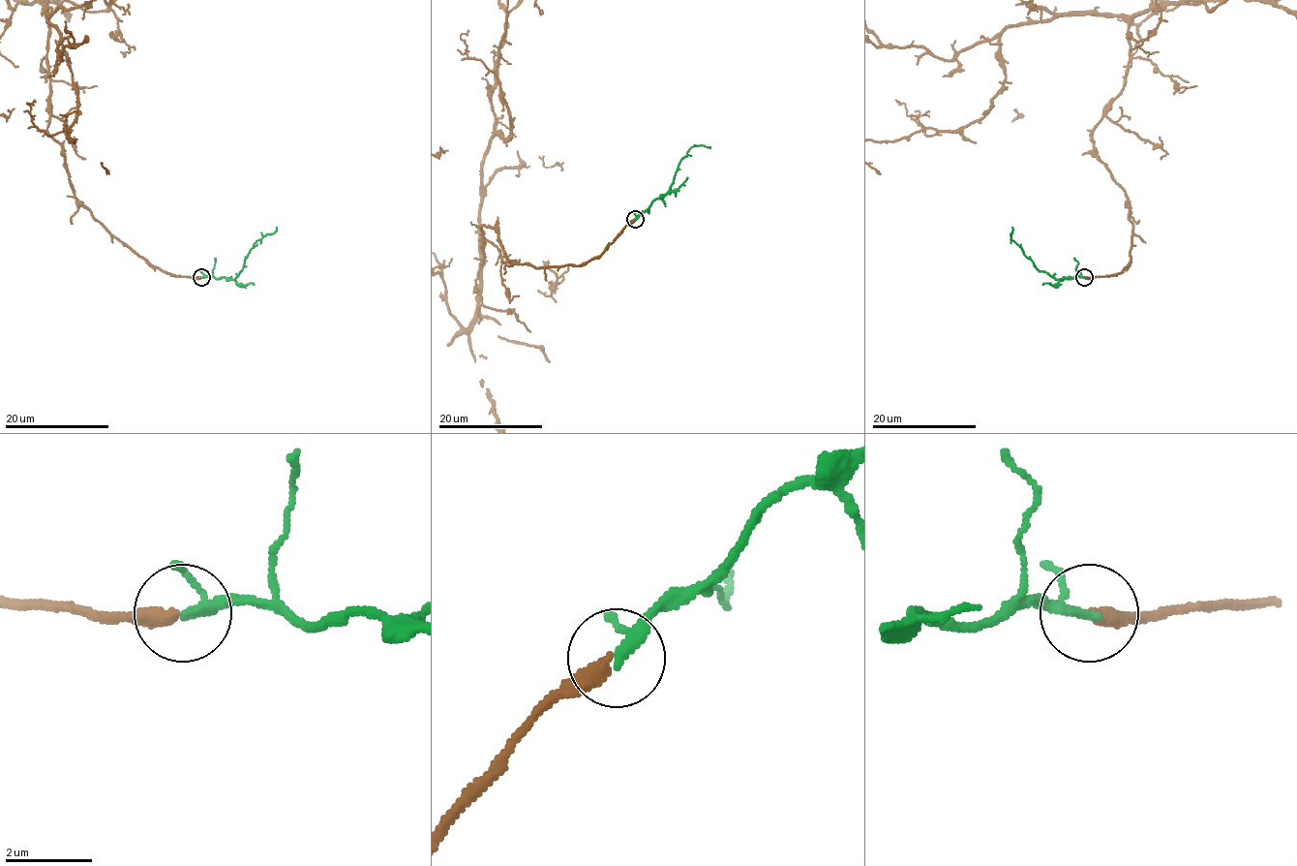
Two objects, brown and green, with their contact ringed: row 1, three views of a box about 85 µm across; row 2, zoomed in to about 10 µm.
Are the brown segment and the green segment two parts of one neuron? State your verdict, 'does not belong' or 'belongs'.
belongs

